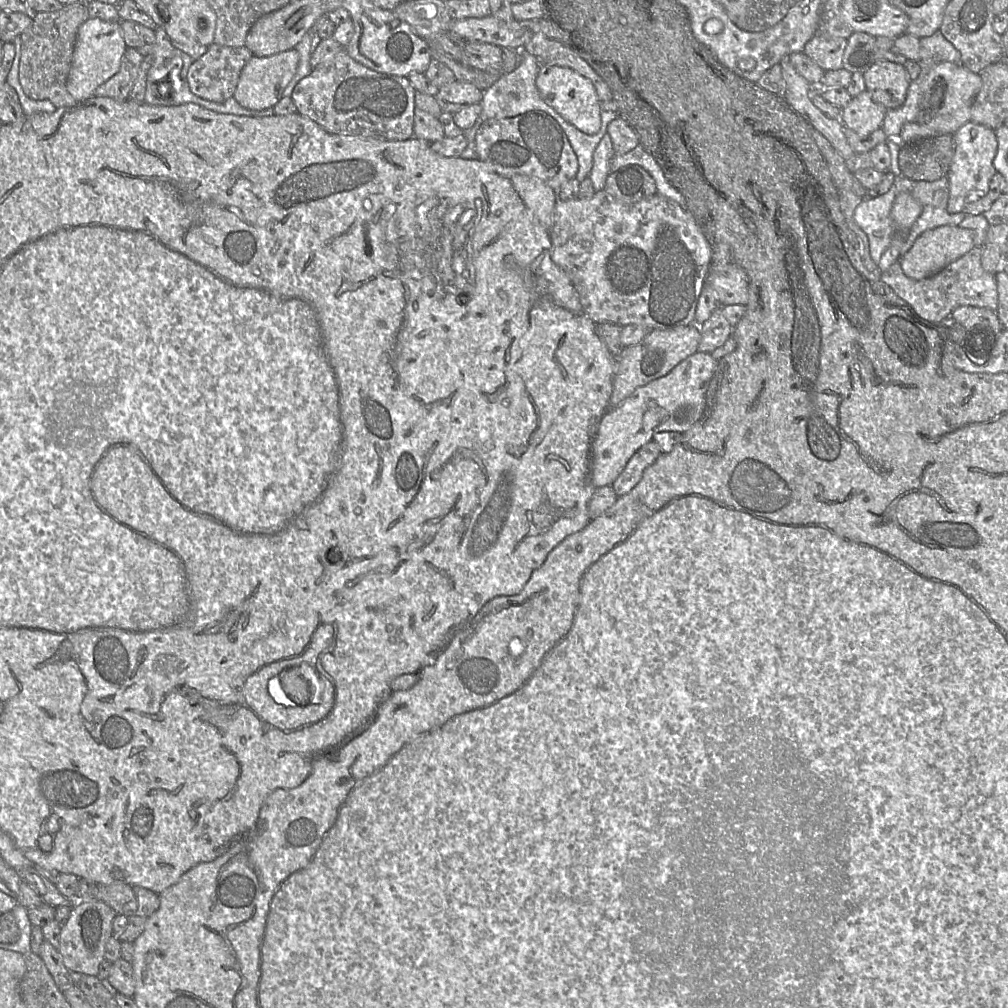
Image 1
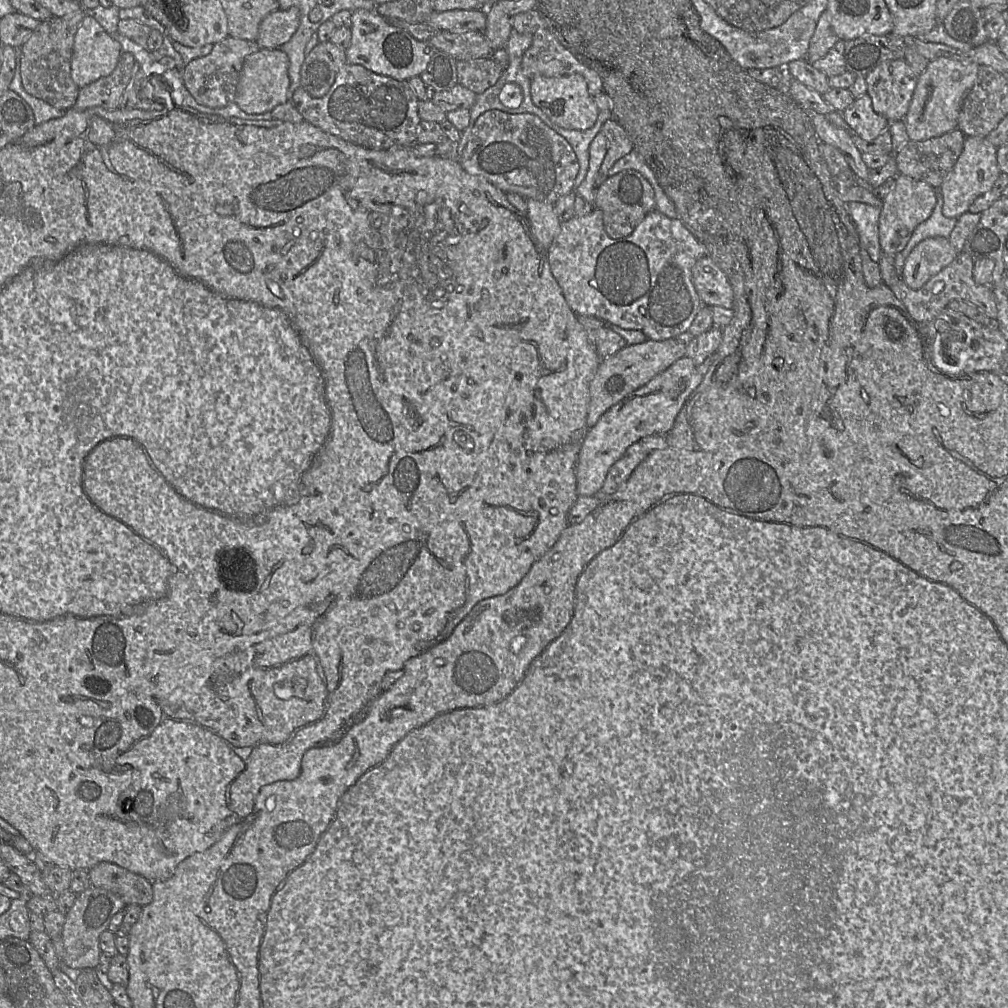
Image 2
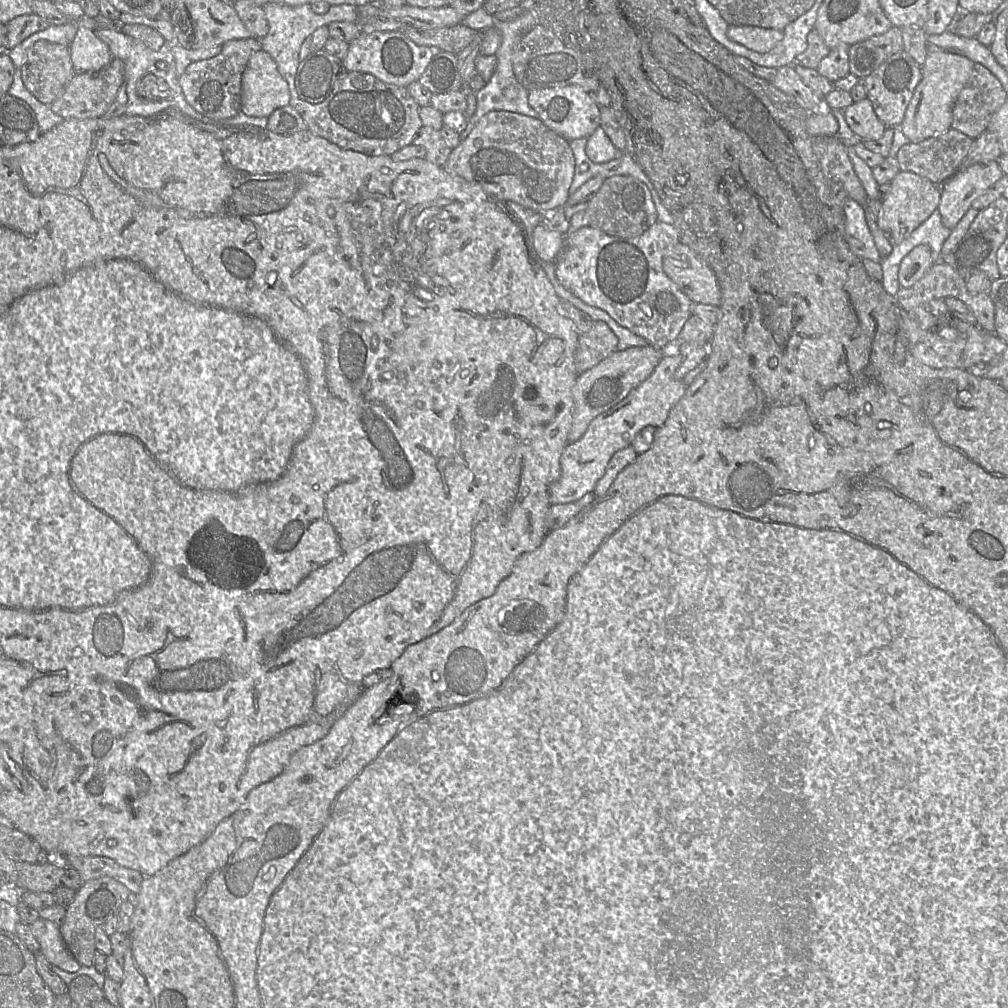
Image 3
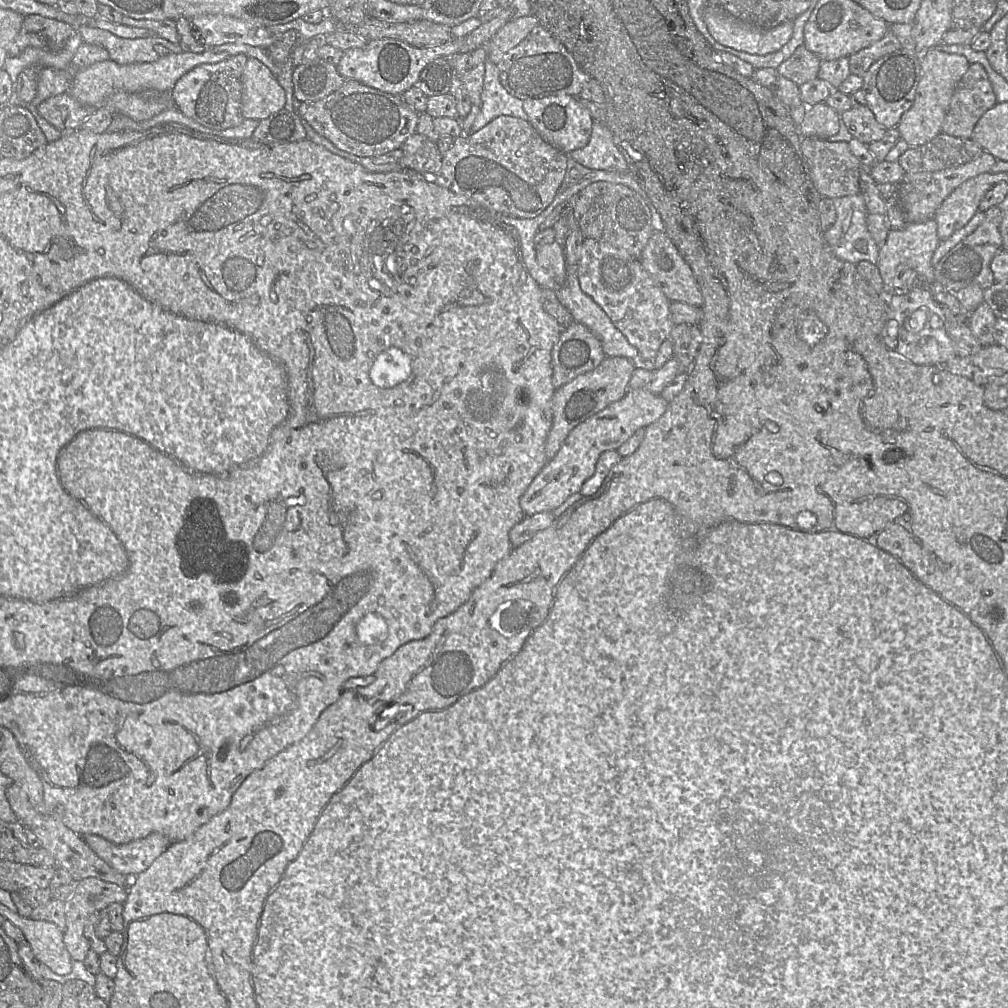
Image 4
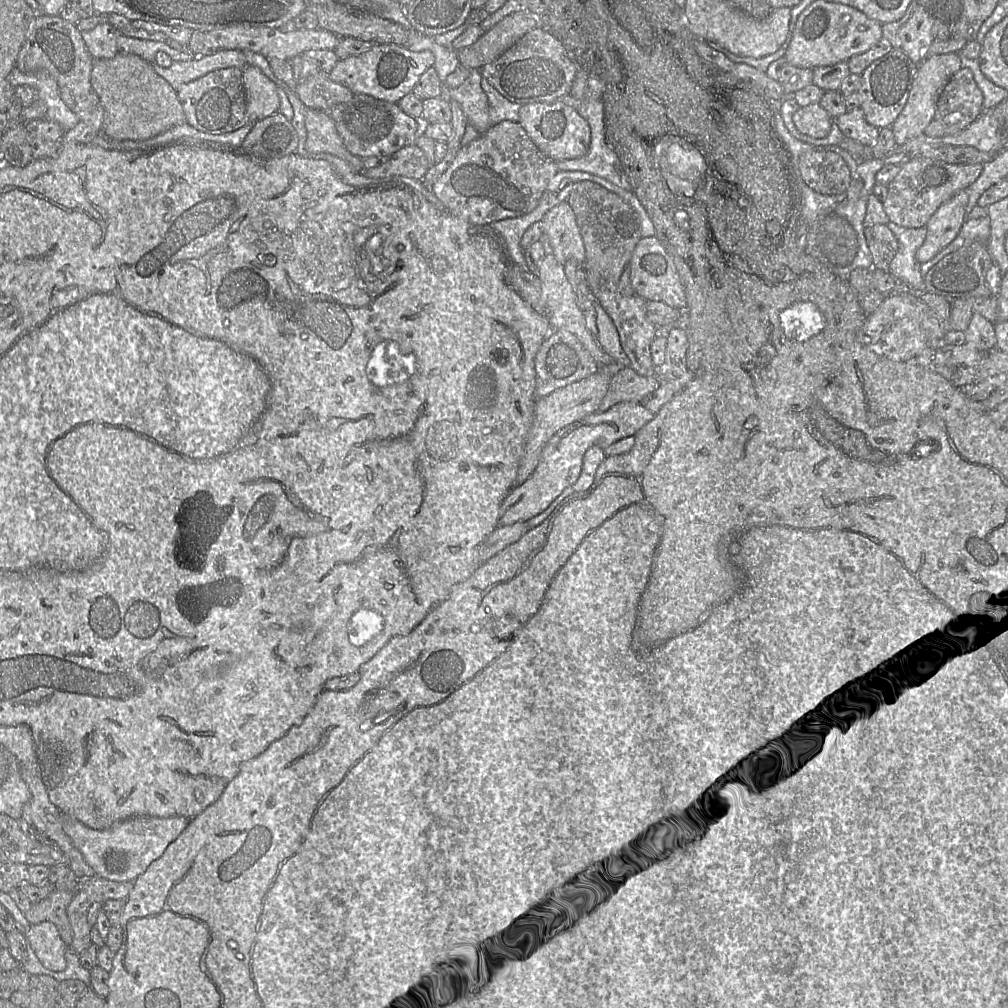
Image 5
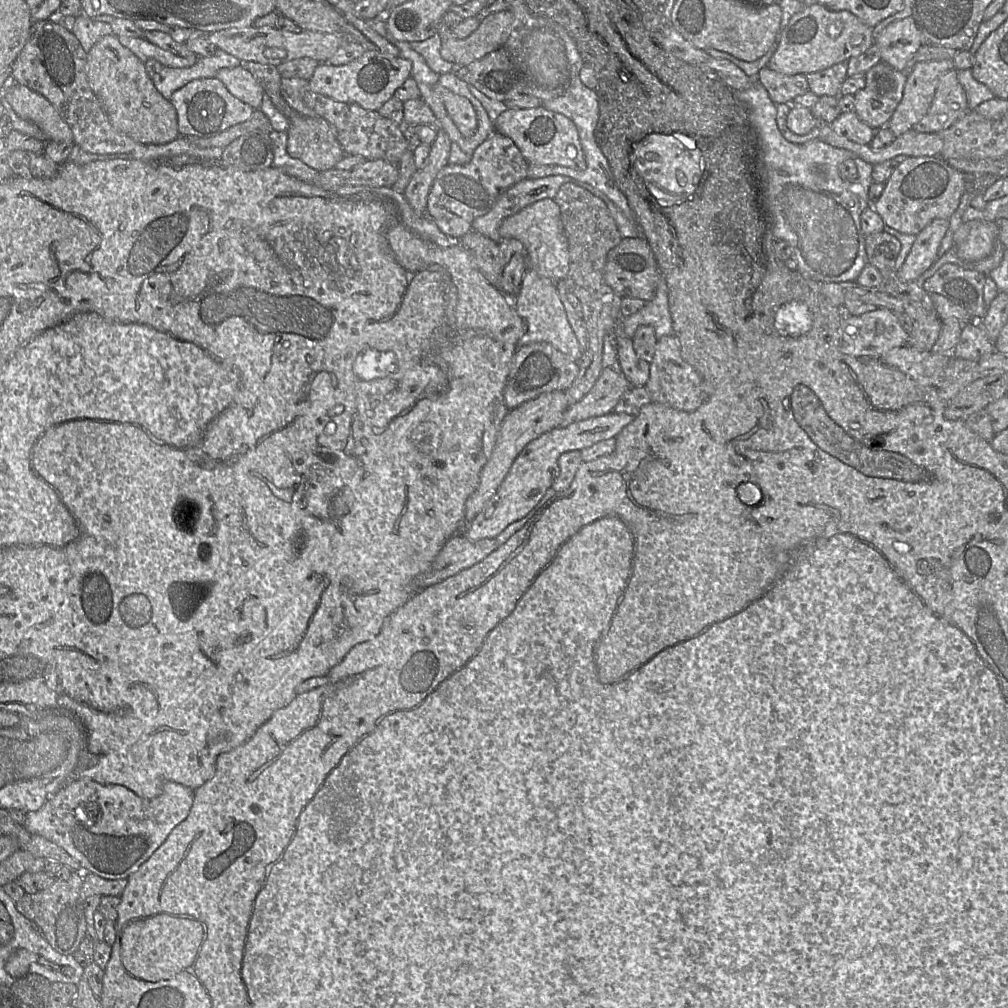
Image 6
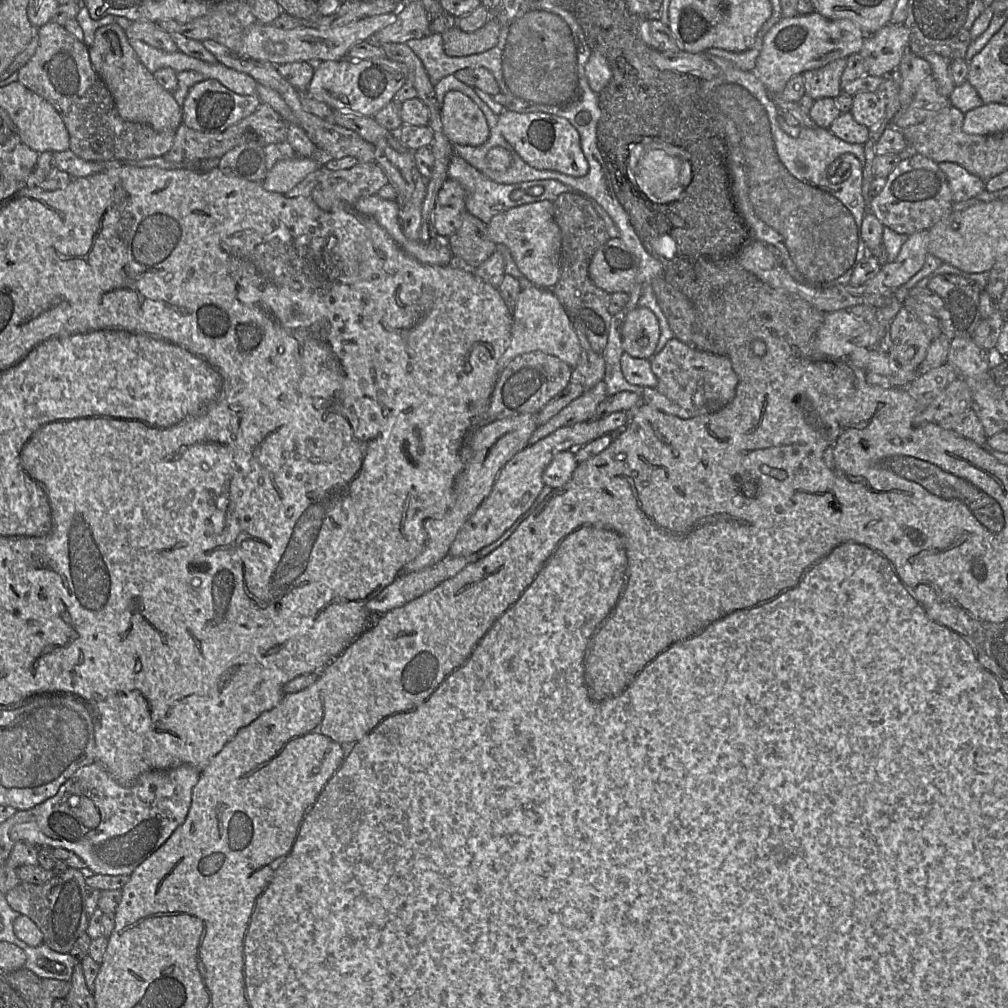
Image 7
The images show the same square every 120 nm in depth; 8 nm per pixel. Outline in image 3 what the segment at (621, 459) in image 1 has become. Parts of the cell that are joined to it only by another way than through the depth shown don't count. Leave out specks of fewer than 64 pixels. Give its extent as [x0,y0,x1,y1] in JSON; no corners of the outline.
[549,350,687,506]

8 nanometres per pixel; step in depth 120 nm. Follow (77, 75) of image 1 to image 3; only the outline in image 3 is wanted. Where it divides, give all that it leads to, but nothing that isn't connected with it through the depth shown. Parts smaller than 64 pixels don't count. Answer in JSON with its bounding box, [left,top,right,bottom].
[70,25,114,73]

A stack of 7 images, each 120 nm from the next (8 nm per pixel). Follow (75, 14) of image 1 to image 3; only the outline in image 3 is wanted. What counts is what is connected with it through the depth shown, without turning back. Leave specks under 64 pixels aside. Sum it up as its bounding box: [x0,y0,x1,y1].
[21,40,74,107]

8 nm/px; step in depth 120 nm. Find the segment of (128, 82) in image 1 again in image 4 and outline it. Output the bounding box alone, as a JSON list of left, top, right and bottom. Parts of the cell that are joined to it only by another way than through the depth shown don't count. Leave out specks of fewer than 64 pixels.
[37,92,96,133]

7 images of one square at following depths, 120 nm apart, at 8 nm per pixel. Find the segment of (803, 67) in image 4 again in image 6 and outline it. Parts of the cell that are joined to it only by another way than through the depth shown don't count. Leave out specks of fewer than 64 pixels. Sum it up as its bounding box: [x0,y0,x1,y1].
[756,67,809,105]

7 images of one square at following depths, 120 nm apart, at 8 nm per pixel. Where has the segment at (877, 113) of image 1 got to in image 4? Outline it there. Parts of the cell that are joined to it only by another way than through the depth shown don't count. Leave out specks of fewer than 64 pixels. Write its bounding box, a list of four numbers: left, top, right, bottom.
[839,105,886,145]

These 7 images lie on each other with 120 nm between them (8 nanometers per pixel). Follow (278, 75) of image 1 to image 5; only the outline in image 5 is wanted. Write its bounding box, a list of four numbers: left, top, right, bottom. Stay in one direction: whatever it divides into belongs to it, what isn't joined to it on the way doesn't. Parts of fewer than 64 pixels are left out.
[242,65,279,121]

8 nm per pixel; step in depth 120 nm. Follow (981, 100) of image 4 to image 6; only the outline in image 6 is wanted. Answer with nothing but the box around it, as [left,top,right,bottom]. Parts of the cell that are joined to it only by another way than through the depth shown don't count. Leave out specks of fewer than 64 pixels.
[913,70,969,133]

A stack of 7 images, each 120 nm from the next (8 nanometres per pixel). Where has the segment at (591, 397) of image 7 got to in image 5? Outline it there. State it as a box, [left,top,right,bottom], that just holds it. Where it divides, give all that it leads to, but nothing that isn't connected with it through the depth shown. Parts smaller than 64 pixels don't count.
[598,365,659,411]

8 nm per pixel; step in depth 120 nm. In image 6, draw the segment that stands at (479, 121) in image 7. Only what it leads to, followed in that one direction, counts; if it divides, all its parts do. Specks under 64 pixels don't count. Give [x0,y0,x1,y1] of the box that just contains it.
[433,83,478,137]

